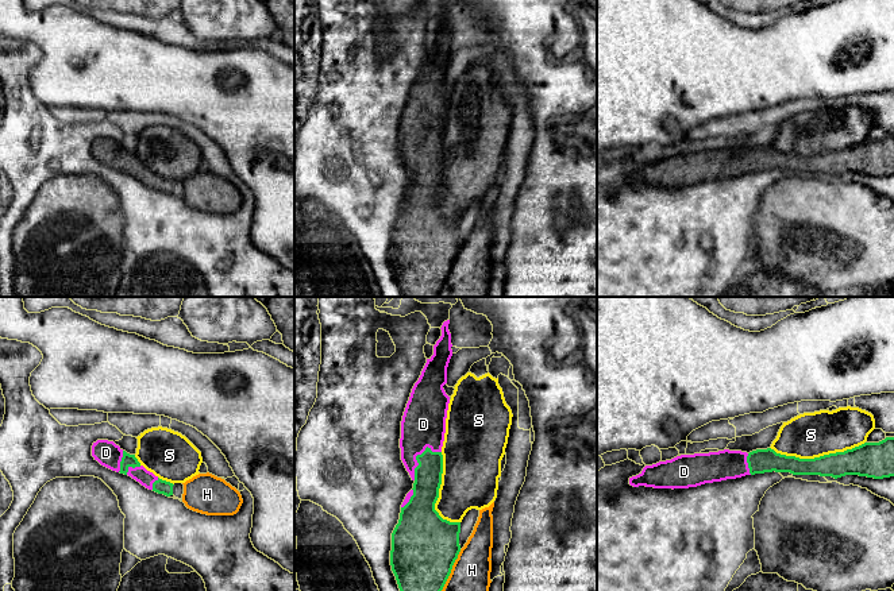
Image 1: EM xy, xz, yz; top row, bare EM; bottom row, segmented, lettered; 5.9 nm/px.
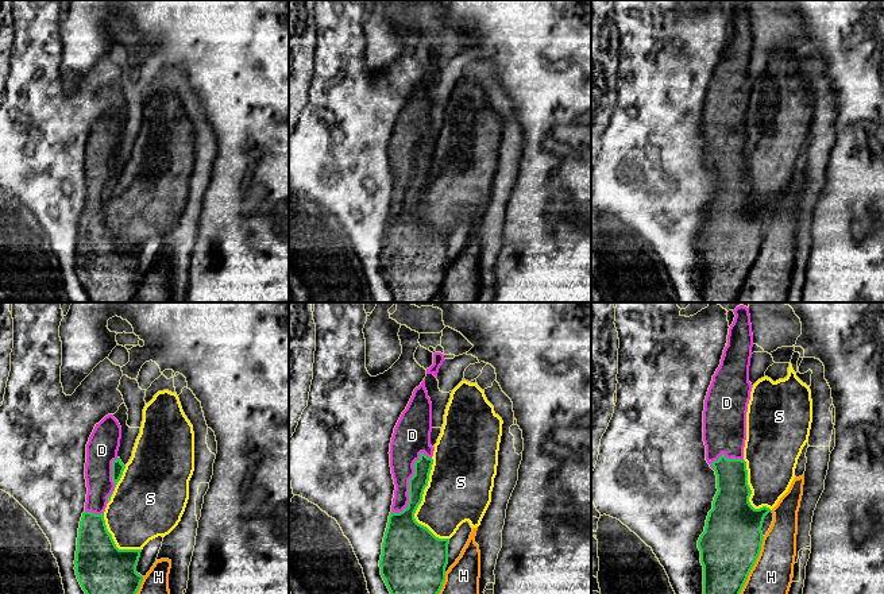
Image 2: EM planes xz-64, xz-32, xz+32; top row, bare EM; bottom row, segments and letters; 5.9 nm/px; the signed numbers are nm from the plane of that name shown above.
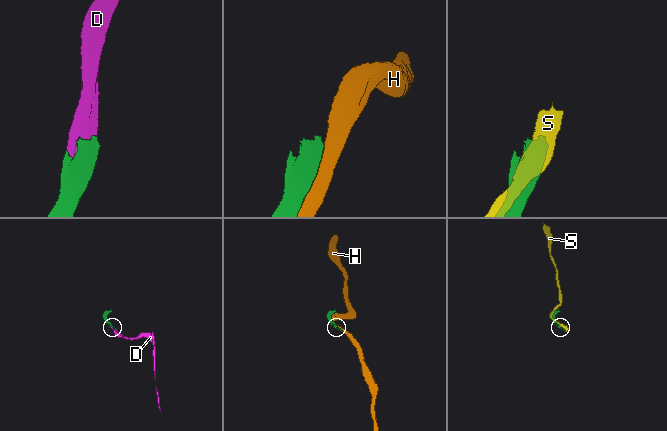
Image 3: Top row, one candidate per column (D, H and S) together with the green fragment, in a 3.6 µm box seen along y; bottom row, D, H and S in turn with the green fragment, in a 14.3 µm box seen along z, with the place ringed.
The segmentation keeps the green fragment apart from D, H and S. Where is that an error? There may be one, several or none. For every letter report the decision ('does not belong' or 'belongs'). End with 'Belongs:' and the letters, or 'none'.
D: belongs
H: does not belong
S: does not belong
Belongs: D

